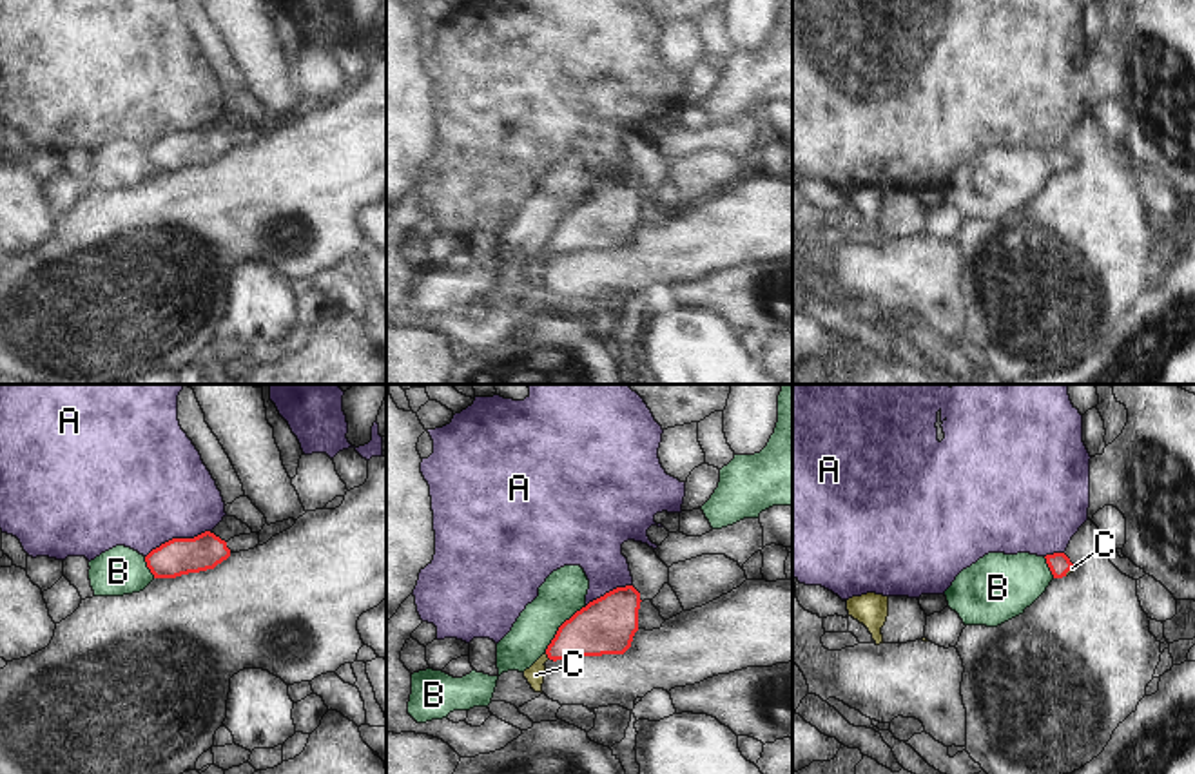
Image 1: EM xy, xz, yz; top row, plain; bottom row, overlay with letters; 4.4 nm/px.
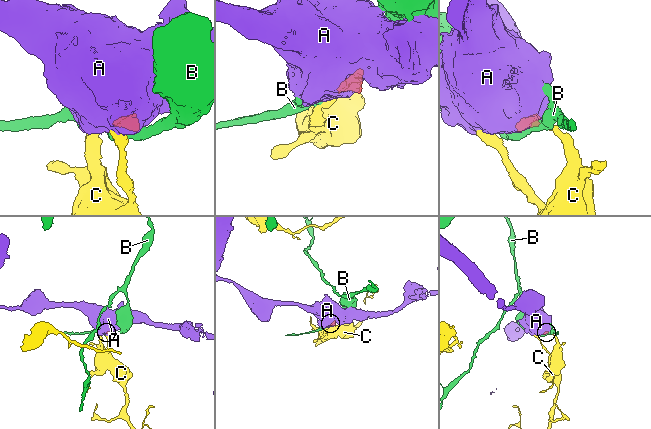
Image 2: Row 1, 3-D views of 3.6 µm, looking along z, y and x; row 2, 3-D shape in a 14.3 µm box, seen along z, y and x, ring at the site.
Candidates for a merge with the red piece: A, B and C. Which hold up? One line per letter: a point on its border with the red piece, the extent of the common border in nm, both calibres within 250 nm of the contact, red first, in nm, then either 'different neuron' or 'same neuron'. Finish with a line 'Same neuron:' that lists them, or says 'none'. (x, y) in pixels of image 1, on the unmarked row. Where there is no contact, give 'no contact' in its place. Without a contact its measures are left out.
A: contact xy (176, 133); length 320 nm; calibres 160 and 480 nm; different neuron
B: contact xz (561, 220); length 280 nm; calibres 260 and 200 nm; different neuron
C: contact xz (548, 251); length 40 nm; calibres 220 and 80 nm; same neuron
Same neuron: C

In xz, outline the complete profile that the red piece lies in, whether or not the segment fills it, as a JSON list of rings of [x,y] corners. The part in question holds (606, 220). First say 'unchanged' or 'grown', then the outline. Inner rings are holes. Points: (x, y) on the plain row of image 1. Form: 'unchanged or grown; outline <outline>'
grown; outline [[[633,179],[617,181],[589,196],[566,214],[546,247],[524,265],[535,286],[542,286],[548,254],[624,248],[638,225],[640,187]]]

